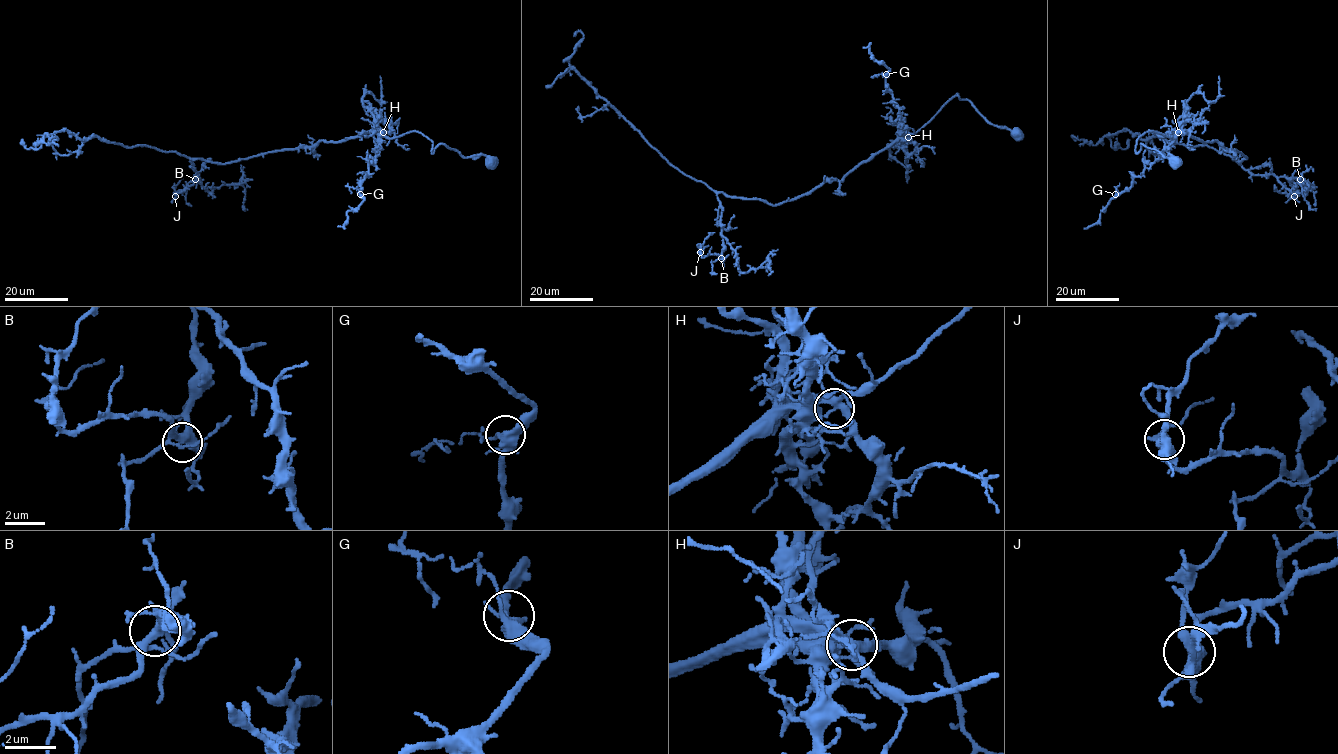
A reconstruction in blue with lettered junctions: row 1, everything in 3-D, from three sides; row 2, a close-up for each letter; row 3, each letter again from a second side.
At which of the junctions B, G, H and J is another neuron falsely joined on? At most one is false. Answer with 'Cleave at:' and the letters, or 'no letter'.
Cleave at: H

